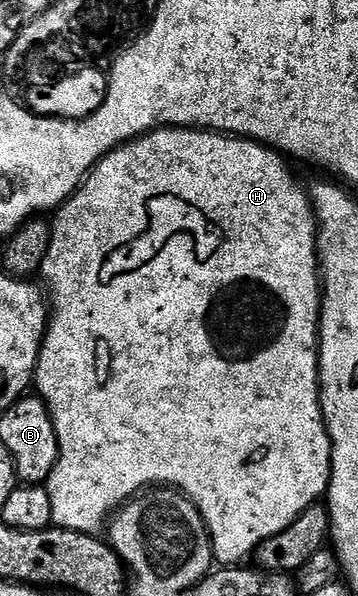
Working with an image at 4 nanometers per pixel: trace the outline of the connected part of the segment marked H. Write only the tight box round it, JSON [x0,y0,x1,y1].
[34,127,332,565]

